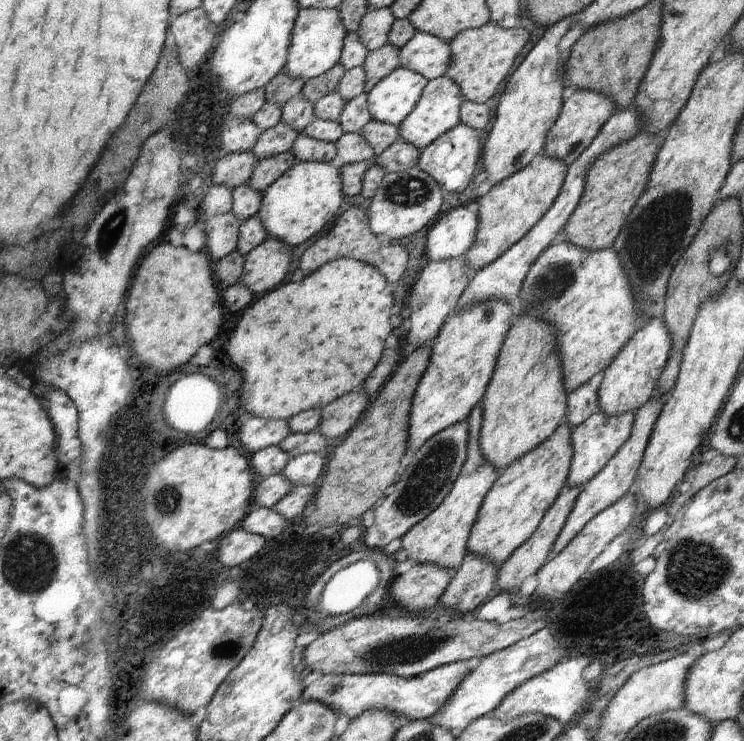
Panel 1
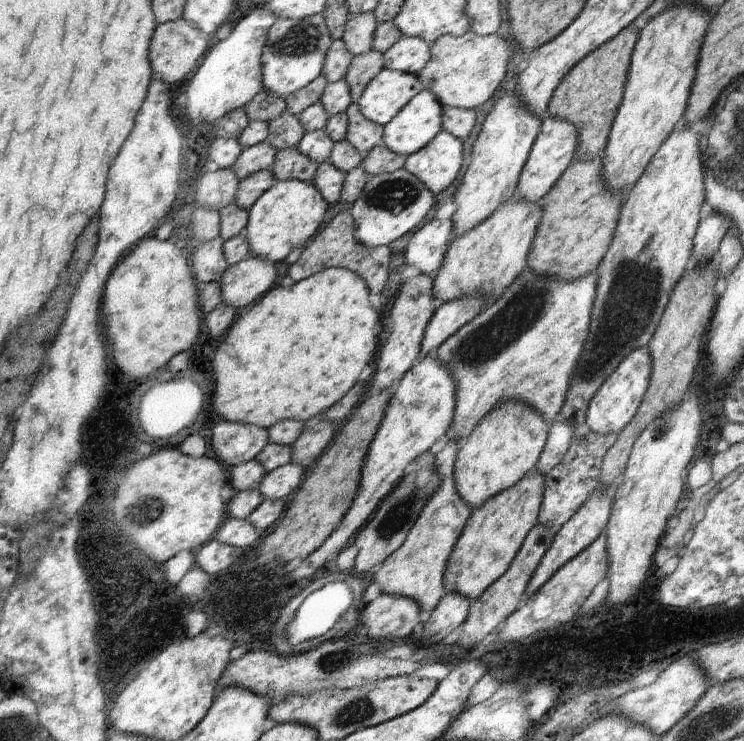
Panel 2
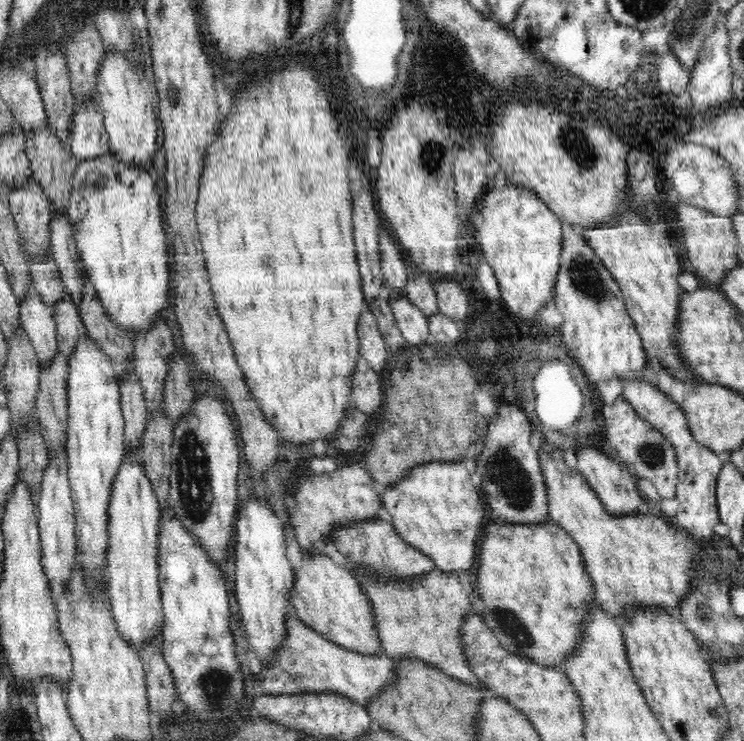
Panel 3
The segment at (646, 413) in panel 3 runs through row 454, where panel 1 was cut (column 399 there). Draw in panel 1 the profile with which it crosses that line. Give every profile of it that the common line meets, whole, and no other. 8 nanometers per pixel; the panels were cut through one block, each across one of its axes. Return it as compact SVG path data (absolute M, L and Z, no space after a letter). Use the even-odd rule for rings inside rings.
M466 661L450 663L415 677L401 677L386 673L366 673L365 675L328 675L307 686L302 694L302 702L316 701L325 704L334 713L344 714L350 720L358 718L370 710L388 711L403 721L429 719L448 700L456 685L470 672Z

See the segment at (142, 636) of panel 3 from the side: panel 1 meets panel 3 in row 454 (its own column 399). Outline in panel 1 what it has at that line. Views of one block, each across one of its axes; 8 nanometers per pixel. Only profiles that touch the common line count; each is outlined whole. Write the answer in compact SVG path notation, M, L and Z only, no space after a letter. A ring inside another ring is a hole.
M446 75L429 80L412 112L398 125L401 140L422 150L441 134L461 123L459 110L464 100L460 87Z

